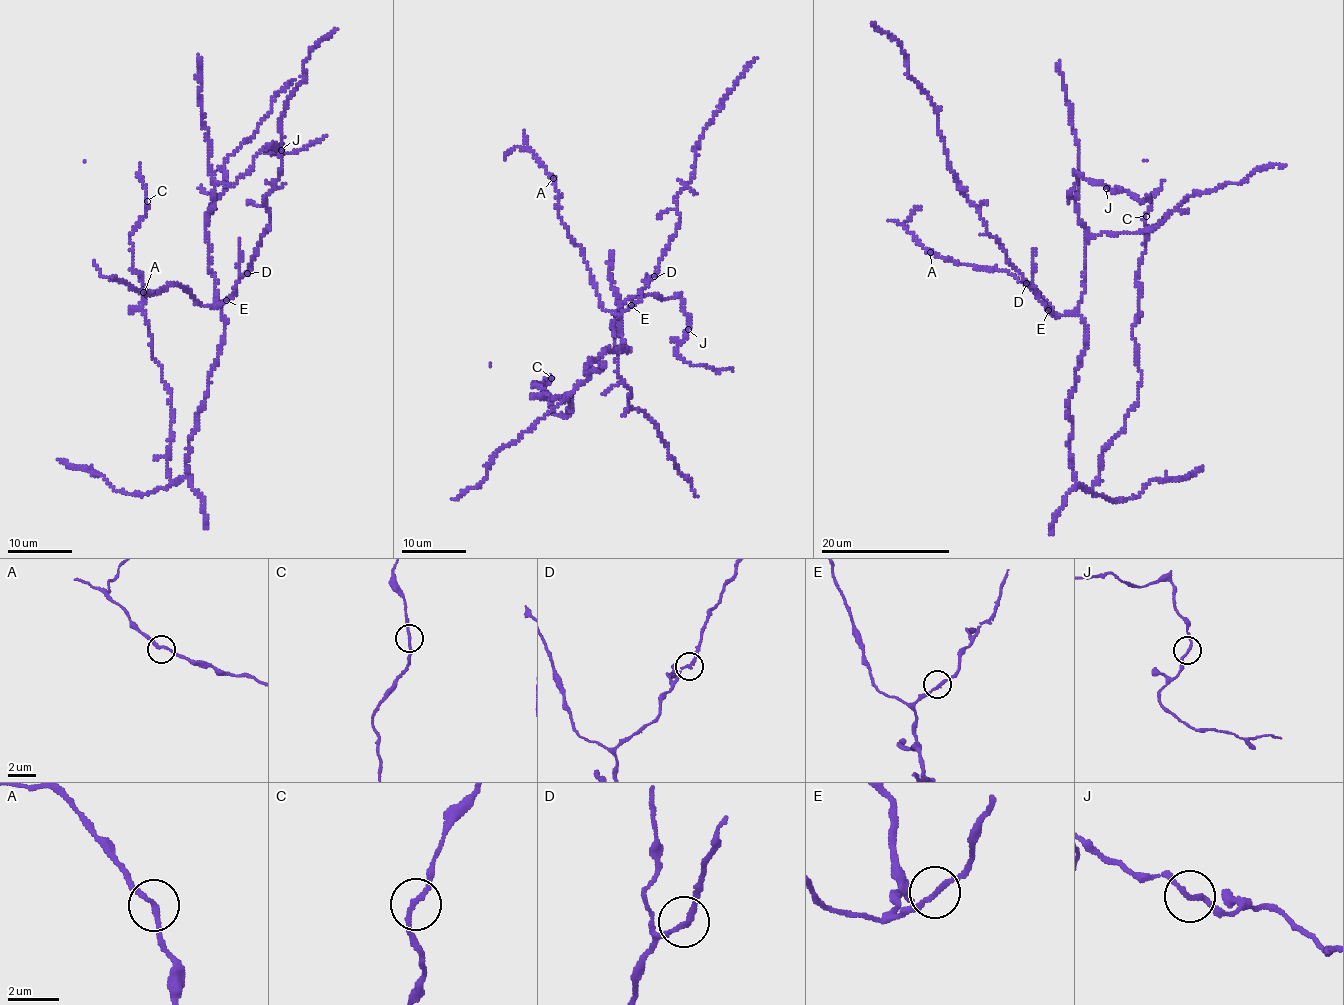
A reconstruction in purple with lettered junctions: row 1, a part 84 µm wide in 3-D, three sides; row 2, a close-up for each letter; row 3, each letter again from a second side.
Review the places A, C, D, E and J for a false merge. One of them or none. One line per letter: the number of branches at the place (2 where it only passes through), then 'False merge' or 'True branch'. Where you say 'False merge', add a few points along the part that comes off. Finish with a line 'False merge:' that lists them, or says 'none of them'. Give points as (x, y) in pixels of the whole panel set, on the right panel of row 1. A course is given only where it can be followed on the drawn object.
A: Branches: 2. True branch
C: Branches: 2. True branch
D: Branches: 2. True branch
E: Branches: 2. True branch
J: Branches: 2. True branch
False merge: none of them

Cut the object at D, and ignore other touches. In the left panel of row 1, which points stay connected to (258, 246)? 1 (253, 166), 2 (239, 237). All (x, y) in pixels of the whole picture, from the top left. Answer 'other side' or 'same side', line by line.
1: other side
2: other side

